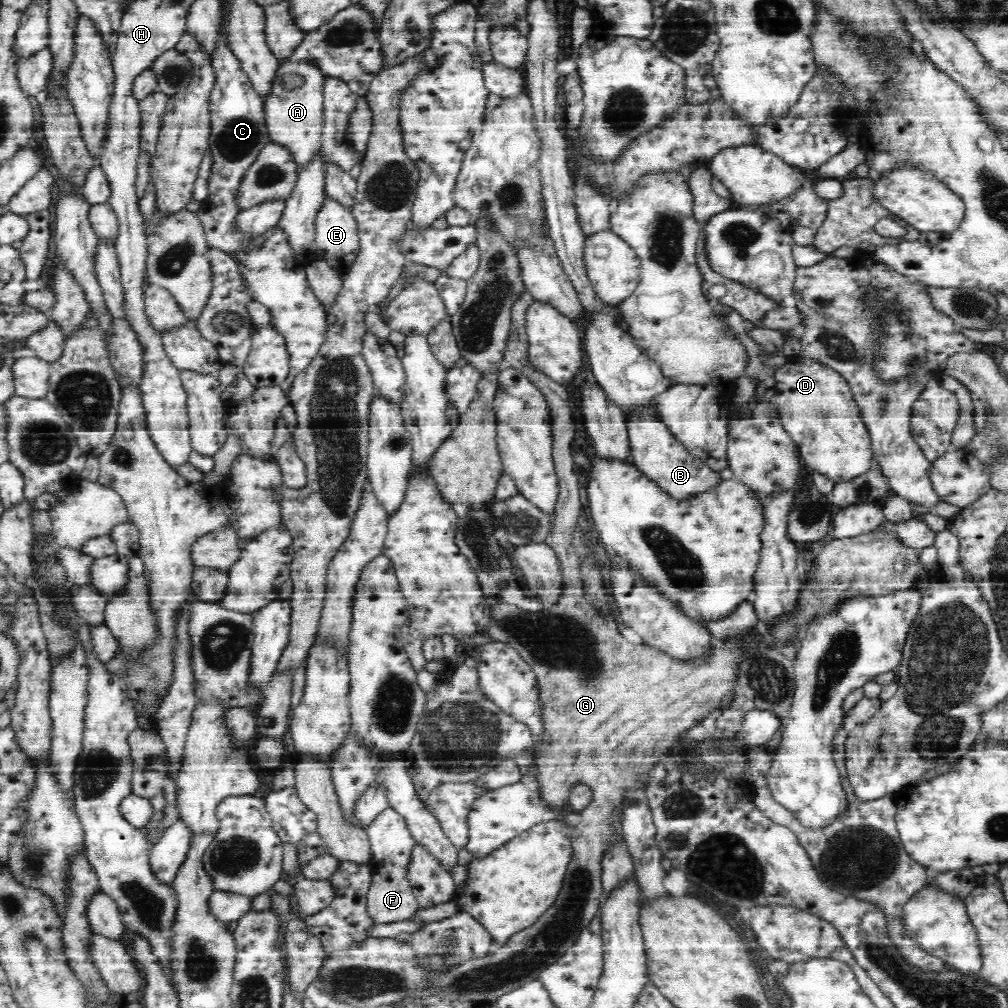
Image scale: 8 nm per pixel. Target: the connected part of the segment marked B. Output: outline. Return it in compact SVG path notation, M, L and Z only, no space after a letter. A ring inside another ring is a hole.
M654 405L642 413L627 416L628 437L631 442L631 459L633 465L662 492L678 502L688 502L700 494L720 486L722 477L719 472L708 469L696 456L689 453L662 424L655 415Z

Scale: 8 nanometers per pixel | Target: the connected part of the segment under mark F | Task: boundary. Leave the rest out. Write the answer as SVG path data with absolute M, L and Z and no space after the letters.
M388 806L381 810L366 828L372 849L372 884L367 894L367 911L375 923L386 924L412 919L419 912L417 898L411 889L407 874L412 852L417 842L412 837L406 819Z

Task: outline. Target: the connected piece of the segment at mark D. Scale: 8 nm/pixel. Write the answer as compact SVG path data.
M796 356L789 358L788 362L780 366L774 374L774 380L775 395L770 398L769 403L778 407L782 416L782 425L794 438L795 444L798 444L798 450L802 454L806 467L826 475L835 483L854 480L876 468L868 429L860 418L849 384L841 377L841 374L823 364Z

